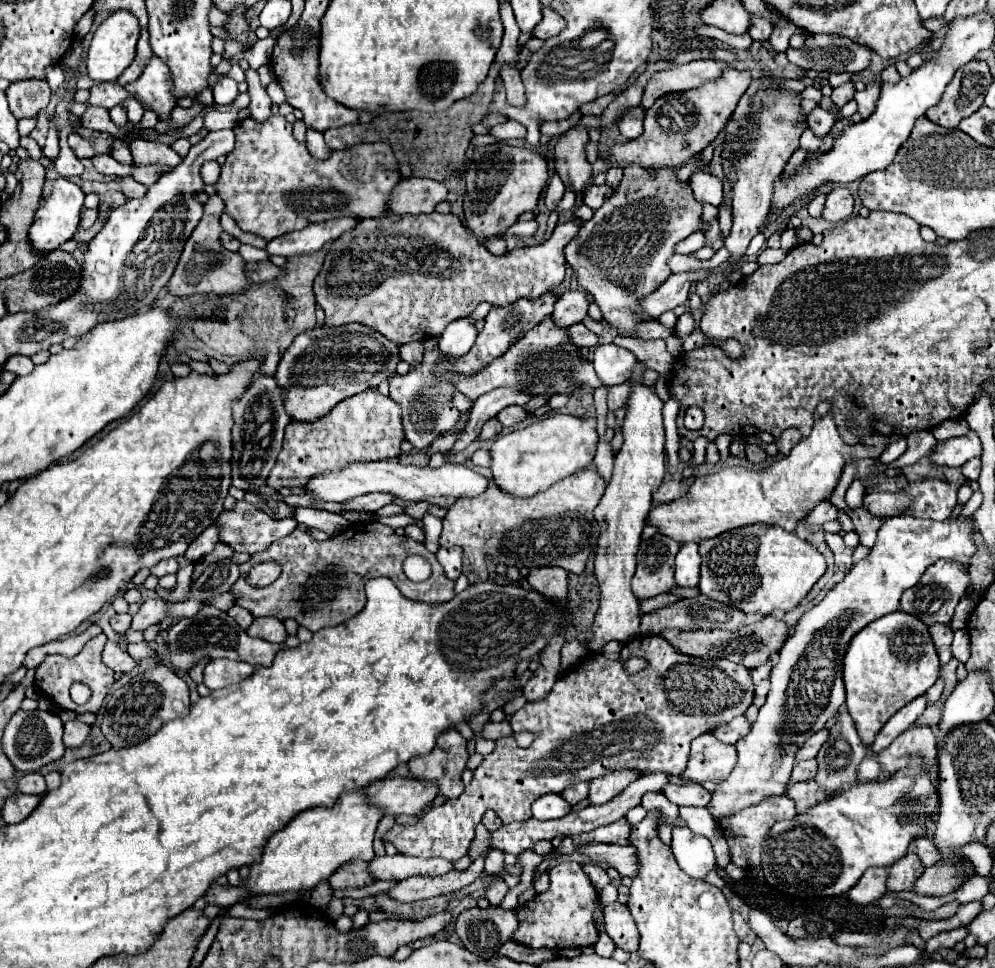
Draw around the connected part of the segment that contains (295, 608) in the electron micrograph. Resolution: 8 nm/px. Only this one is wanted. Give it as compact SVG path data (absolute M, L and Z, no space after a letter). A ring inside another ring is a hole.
M366 522L352 538L346 534L334 536L330 538L330 544L328 540L316 542L312 536L308 536L306 528L296 528L290 536L276 540L276 544L270 544L264 552L252 554L248 562L240 564L240 578L234 582L230 592L234 594L234 604L246 608L252 612L252 616L274 616L278 620L294 618L310 632L318 632L320 628L344 624L346 620L360 614L366 606L364 584L378 576L388 576L406 598L416 602L442 604L454 596L454 582L444 576L436 556L428 552L422 542L416 542L408 536L398 536L392 528L380 522ZM412 554L420 554L432 564L434 572L428 580L412 582L406 578L402 562ZM266 560L276 560L282 566L280 578L266 588L248 586L248 570Z

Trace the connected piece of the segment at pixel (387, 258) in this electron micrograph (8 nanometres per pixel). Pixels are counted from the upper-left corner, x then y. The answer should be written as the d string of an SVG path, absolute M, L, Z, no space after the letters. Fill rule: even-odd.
M386 212L380 218L358 220L352 232L344 232L344 236L330 244L324 266L314 280L316 302L320 302L326 312L326 326L360 322L378 330L396 344L418 342L422 336L440 336L448 322L470 316L480 302L508 306L518 298L536 298L544 292L556 290L562 284L566 270L552 270L552 260L562 258L564 246L576 236L578 228L580 226L570 220L558 224L552 238L542 246L524 246L504 256L494 256L482 244L478 244L472 234L468 234L462 220L452 212L430 212L418 216L394 216Z

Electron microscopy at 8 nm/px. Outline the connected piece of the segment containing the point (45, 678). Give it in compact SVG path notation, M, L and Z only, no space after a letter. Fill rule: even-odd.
M100 634L96 638L92 638L90 642L84 644L84 648L80 650L78 656L74 658L64 658L60 654L54 654L54 656L48 656L38 668L36 668L36 688L46 694L48 698L52 698L60 708L64 710L72 710L76 714L84 714L84 712L98 712L98 708L102 706L108 690L112 688L112 670L108 666L102 664L102 650L104 650L104 644L106 644L106 636ZM74 682L82 682L86 684L90 690L92 690L92 698L84 704L84 706L76 706L72 700L70 700L70 686Z

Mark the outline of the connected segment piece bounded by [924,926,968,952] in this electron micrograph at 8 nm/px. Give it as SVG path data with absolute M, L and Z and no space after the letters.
M960 926L956 930L950 930L950 932L940 932L936 936L932 936L928 942L926 942L926 952L934 952L938 948L952 948L954 944L962 942L968 934L968 928L966 926Z

